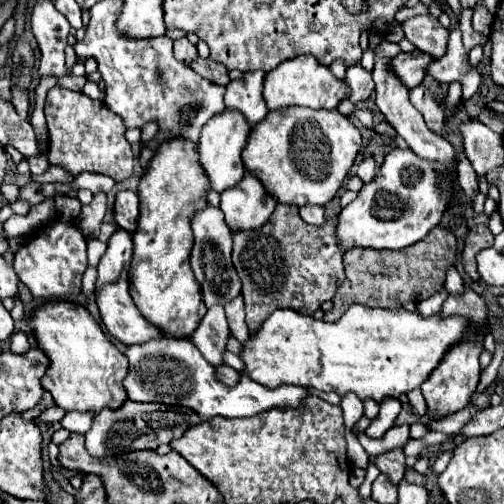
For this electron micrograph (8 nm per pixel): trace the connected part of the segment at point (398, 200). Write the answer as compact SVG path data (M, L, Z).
M390 149L378 175L338 217L342 251L352 247L404 249L424 239L440 223L450 201L450 185L442 185L442 179L448 179L448 169L442 163L420 159L412 149Z

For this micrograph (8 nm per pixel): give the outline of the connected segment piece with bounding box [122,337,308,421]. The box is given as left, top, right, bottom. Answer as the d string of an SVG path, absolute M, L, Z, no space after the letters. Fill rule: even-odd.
M158 337L144 345L130 345L126 349L126 357L130 361L130 371L122 381L122 387L130 401L156 401L166 405L182 405L200 415L202 421L212 417L250 417L272 407L298 407L300 401L308 395L304 387L288 387L280 385L276 389L260 387L260 383L248 379L244 375L238 385L228 387L218 377L214 367L202 357L196 345L188 339L174 337Z

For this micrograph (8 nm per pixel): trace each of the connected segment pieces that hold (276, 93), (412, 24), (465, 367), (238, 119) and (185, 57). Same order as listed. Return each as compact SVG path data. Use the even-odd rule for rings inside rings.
M298 55L294 59L286 59L276 69L266 73L264 79L264 99L268 109L280 109L280 107L310 107L310 109L336 109L342 99L348 97L348 85L344 79L338 79L332 75L332 71L322 65L312 55Z
M430 13L410 17L402 23L402 29L406 33L406 39L420 51L434 55L434 59L440 59L446 53L446 41L448 41L448 29L444 29L436 17Z
M468 339L464 343L458 343L456 347L452 347L452 351L446 353L446 359L442 359L436 371L432 371L430 379L422 383L420 389L426 399L426 407L428 407L426 415L430 417L430 421L448 417L470 403L472 393L476 391L480 379L480 363L478 363L480 353L482 353L482 339Z
M228 107L220 113L220 115L214 115L204 127L202 127L202 133L200 133L200 163L210 179L210 185L214 191L222 193L224 189L228 187L234 187L246 173L244 169L244 163L242 163L242 149L246 145L246 139L248 139L248 133L250 133L250 127L248 123L244 123L244 115L236 115L236 111L228 111Z
M182 37L182 39L176 39L176 41L174 41L174 57L176 57L178 61L182 61L182 63L186 63L186 65L188 65L196 55L198 55L196 45L192 45L186 37Z

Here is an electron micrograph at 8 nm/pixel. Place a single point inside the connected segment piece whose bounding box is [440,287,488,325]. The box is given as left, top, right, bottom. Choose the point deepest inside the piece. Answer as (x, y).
(470, 305)

